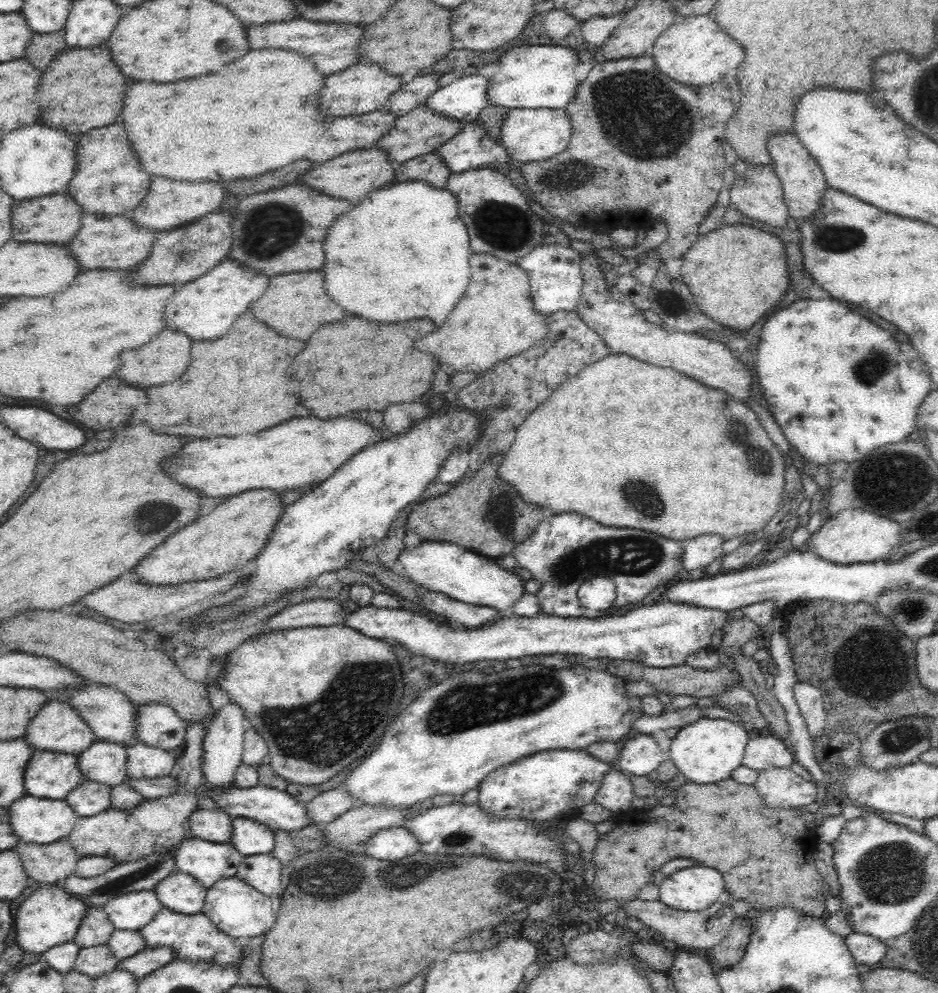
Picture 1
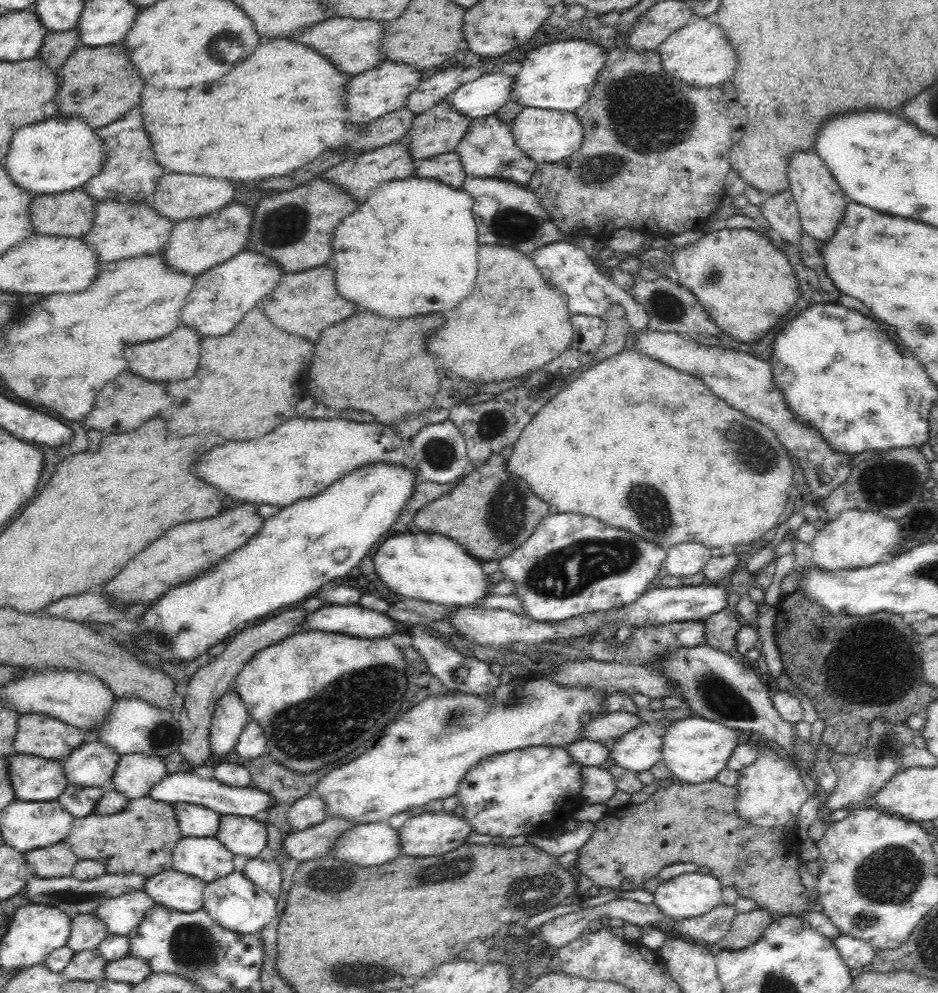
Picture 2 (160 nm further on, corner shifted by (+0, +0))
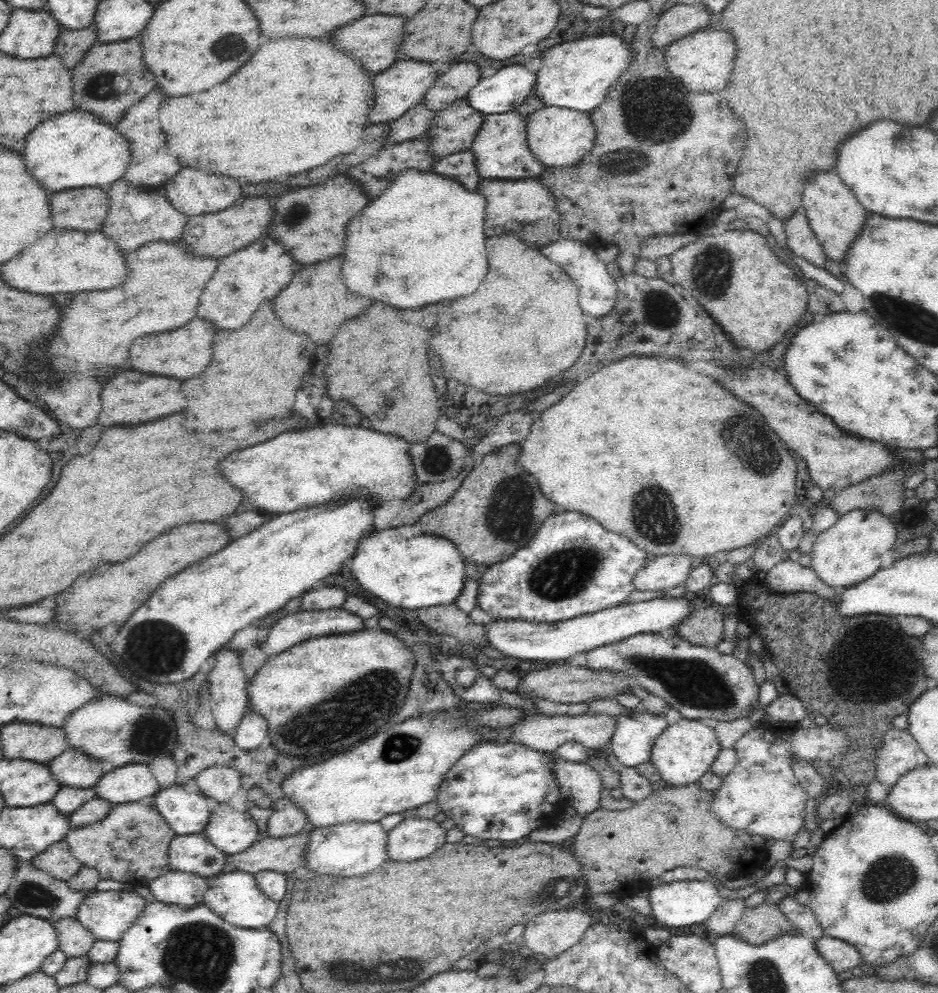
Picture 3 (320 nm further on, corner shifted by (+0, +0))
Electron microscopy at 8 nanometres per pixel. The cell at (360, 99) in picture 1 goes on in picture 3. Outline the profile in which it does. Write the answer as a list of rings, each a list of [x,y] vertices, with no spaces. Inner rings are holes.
[[[406,60],[406,62],[396,62],[386,72],[375,75],[373,84],[376,92],[376,112],[370,114],[370,122],[390,124],[391,121],[404,116],[411,108],[422,103],[424,95],[430,90],[438,74],[441,74],[438,65]]]

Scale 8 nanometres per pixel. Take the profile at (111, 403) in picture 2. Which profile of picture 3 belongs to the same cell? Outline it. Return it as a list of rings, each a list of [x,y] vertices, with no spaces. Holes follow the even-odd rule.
[[[126,370],[118,374],[110,384],[102,390],[102,414],[99,422],[103,426],[114,424],[142,424],[148,420],[156,420],[160,416],[180,412],[186,406],[186,398],[180,394],[182,382],[176,378],[160,378],[160,376],[148,376],[136,370]]]

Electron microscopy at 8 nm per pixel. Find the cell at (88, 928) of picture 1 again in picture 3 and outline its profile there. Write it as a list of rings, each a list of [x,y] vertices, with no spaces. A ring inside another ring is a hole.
[[[66,917],[60,920],[52,920],[52,927],[56,931],[58,949],[66,955],[66,958],[81,957],[87,954],[94,940],[94,935],[86,930],[76,917]]]

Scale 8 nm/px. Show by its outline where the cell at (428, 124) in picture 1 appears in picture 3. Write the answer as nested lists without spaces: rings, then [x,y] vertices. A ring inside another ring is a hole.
[[[467,97],[456,99],[454,104],[448,108],[440,109],[435,114],[429,131],[428,136],[431,141],[429,142],[429,153],[441,159],[445,156],[450,156],[452,153],[464,152],[471,150],[475,136],[482,126],[485,115],[472,108]]]

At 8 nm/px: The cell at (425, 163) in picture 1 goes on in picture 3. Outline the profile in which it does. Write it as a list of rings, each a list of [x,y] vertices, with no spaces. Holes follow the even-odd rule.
[[[471,150],[442,157],[431,168],[431,171],[442,176],[455,178],[470,192],[476,190],[482,180],[476,166],[475,154]]]

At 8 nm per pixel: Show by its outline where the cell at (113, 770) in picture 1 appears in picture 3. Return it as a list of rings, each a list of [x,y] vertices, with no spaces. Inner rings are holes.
[[[67,749],[48,764],[52,777],[61,787],[93,788],[105,772],[100,761],[88,757],[80,750]]]

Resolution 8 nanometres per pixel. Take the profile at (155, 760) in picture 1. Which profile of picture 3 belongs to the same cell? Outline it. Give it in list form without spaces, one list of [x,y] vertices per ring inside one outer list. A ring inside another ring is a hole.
[[[125,764],[104,772],[93,787],[94,796],[112,804],[148,801],[159,785],[145,764]]]

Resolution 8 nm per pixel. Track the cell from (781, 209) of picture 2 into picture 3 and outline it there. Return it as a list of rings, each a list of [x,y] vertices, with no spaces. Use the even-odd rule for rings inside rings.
[[[803,206],[800,207],[791,219],[783,224],[788,237],[788,247],[793,254],[806,259],[814,267],[826,270],[828,256],[810,227],[806,211]]]

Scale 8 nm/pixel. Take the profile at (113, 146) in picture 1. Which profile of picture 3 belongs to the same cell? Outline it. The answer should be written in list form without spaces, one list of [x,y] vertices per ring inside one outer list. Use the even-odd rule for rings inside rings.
[[[152,90],[144,100],[133,104],[124,115],[124,118],[115,125],[120,134],[123,134],[130,145],[131,161],[123,176],[130,184],[146,188],[159,188],[180,172],[182,166],[174,158],[170,158],[169,144],[158,120],[158,108],[164,96],[160,90]]]

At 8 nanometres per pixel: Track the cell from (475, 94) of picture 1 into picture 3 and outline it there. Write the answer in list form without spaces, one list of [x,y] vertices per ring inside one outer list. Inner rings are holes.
[[[522,64],[506,65],[497,70],[496,74],[488,78],[481,78],[480,82],[470,89],[467,99],[474,110],[484,115],[502,114],[522,106],[525,100],[535,96],[537,73],[530,71]]]

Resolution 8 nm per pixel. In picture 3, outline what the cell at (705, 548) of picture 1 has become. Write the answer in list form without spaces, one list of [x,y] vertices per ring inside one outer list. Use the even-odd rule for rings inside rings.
[[[658,555],[634,574],[632,590],[664,594],[667,590],[684,585],[690,571],[688,555]]]

